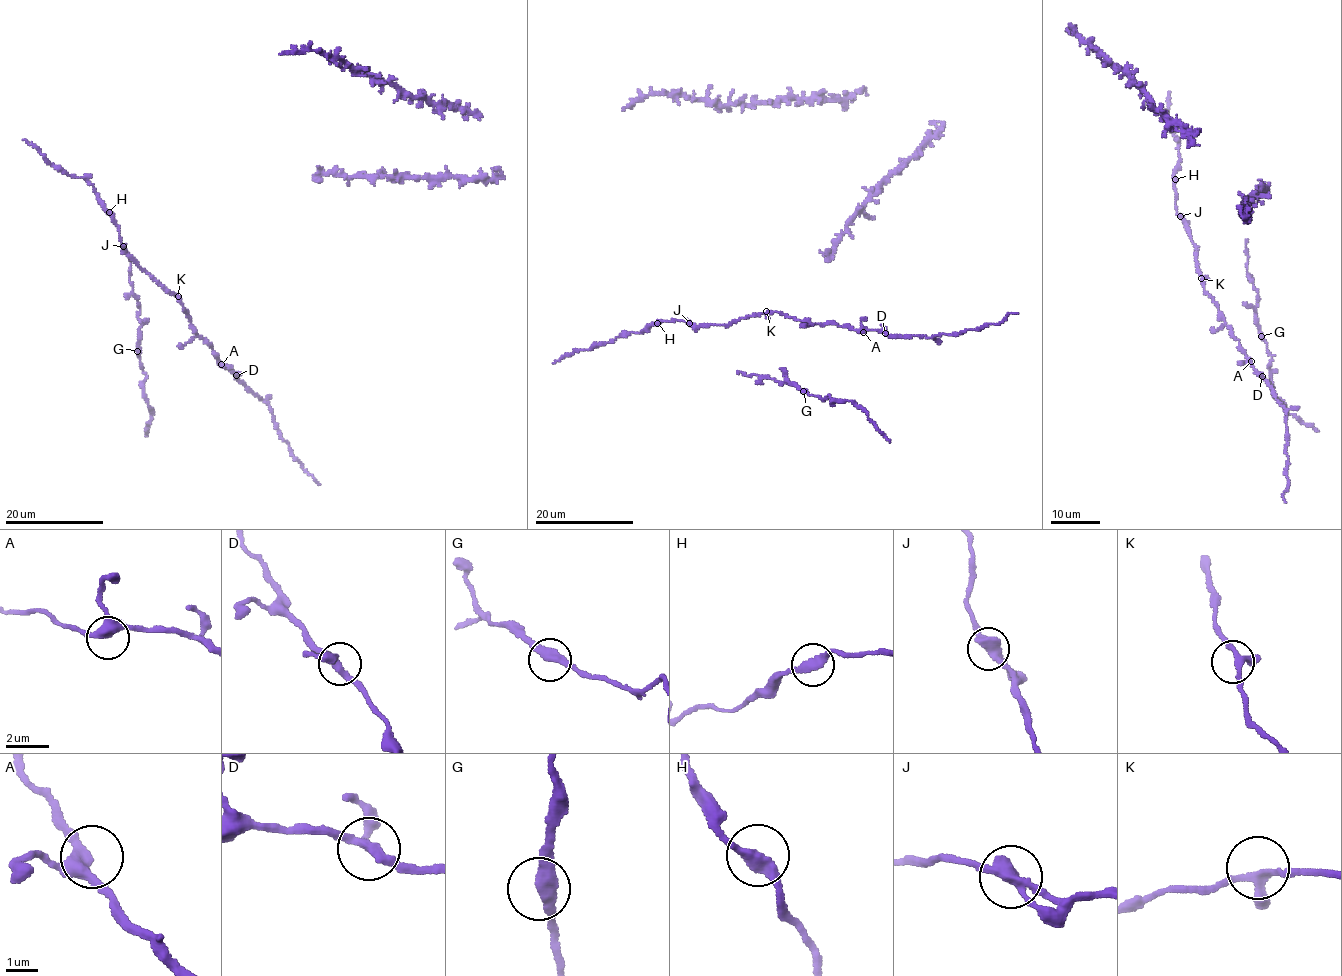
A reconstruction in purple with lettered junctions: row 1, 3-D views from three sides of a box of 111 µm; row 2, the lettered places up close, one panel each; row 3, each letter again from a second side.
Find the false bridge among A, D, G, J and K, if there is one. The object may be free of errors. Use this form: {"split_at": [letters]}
{"split_at": []}

